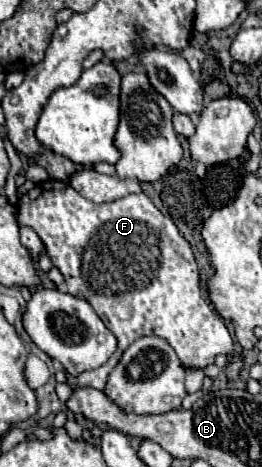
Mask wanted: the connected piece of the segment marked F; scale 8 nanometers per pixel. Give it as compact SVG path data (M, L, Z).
M46 180L36 184L32 198L28 194L20 198L16 218L18 224L32 226L36 230L36 234L40 236L40 240L48 250L52 264L64 274L68 292L88 300L94 312L106 324L106 328L118 338L118 348L112 354L112 358L92 372L82 372L78 376L78 386L104 390L108 382L108 374L118 364L122 352L140 336L154 334L168 340L170 346L176 350L178 358L182 360L184 368L206 368L208 364L214 362L218 354L226 354L226 356L232 354L234 342L224 320L202 298L198 266L188 240L178 232L172 218L164 216L144 192L130 194L114 202L96 204L80 196L68 182Z

